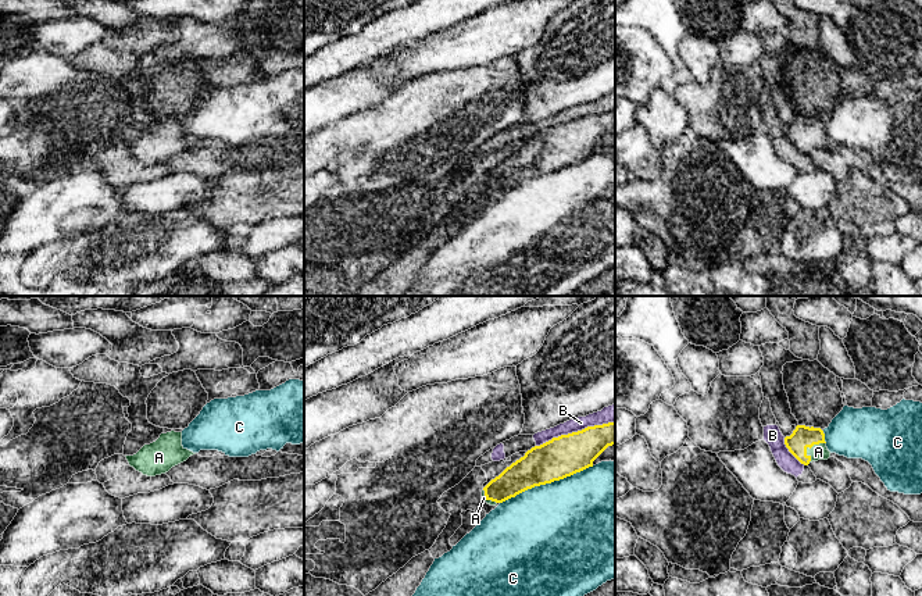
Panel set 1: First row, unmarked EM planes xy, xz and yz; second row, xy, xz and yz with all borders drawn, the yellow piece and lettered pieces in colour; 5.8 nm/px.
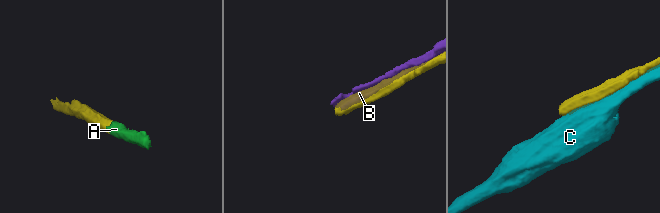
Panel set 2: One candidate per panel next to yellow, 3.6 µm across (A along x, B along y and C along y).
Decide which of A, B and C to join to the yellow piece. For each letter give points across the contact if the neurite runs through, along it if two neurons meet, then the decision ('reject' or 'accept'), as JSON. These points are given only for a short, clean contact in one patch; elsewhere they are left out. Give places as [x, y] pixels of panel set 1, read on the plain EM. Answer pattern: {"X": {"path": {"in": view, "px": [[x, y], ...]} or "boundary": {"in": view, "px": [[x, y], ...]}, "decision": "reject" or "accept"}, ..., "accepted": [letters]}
{"A": {"path": {"in": "yz", "px": [[803, 125], [810, 136], [818, 141]]}, "decision": "accept"}, "B": {"decision": "reject"}, "C": {"decision": "reject"}, "accepted": ["A"]}

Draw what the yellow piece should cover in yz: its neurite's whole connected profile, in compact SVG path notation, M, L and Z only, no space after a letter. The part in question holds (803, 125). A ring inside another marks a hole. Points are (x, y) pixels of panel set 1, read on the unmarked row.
M797 114L793 122L785 126L785 133L804 154L830 146L825 131L825 122L821 117Z

